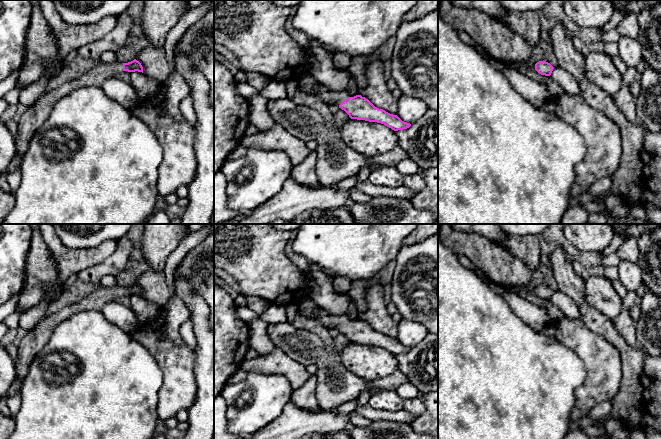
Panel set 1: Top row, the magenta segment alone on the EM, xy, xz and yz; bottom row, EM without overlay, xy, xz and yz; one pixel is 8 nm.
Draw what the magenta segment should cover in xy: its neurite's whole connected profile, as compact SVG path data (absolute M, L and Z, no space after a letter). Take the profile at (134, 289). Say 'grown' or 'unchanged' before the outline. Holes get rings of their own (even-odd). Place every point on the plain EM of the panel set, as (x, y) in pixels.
grown | M136 283L128 287L105 288L99 286L88 297L45 316L32 330L27 332L18 344L18 356L14 362L16 378L20 381L24 380L33 359L49 341L54 328L59 323L79 311L100 311L107 303L115 302L123 295L143 297L143 291Z

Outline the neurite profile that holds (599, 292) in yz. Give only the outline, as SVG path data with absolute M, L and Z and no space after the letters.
M603 274L590 276L585 280L585 298L589 305L610 319L621 312L623 299Z

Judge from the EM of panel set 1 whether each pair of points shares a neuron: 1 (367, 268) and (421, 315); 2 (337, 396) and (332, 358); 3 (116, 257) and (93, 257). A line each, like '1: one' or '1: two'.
1: two
2: one
3: two

